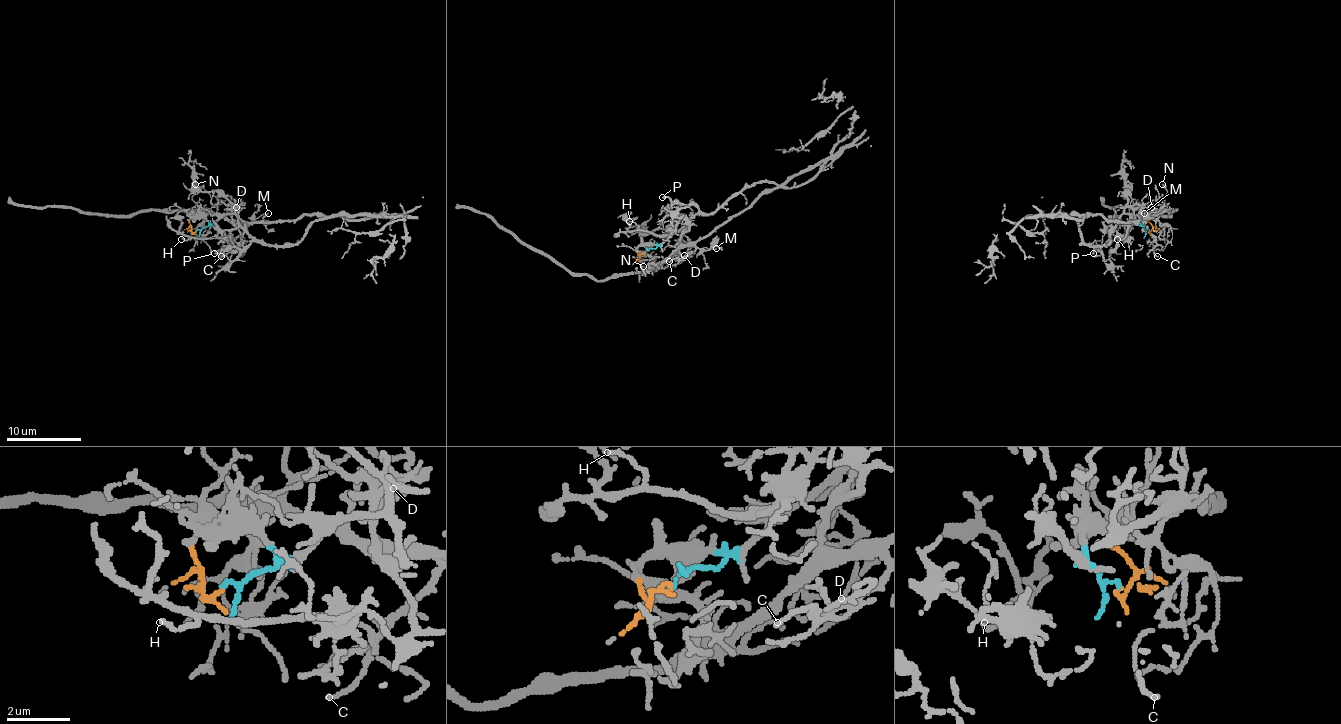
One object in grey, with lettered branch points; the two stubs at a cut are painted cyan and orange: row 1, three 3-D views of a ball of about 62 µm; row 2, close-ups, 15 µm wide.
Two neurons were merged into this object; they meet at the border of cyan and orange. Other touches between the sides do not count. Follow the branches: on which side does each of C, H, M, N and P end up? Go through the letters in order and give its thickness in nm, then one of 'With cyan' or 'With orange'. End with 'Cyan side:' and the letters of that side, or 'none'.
C: Thickness 120 nm. With orange
H: Thickness 110 nm. With cyan
M: Thickness 90 nm. With orange
N: Thickness 80 nm. With orange
P: Thickness 150 nm. With cyan
Cyan side: H, P

